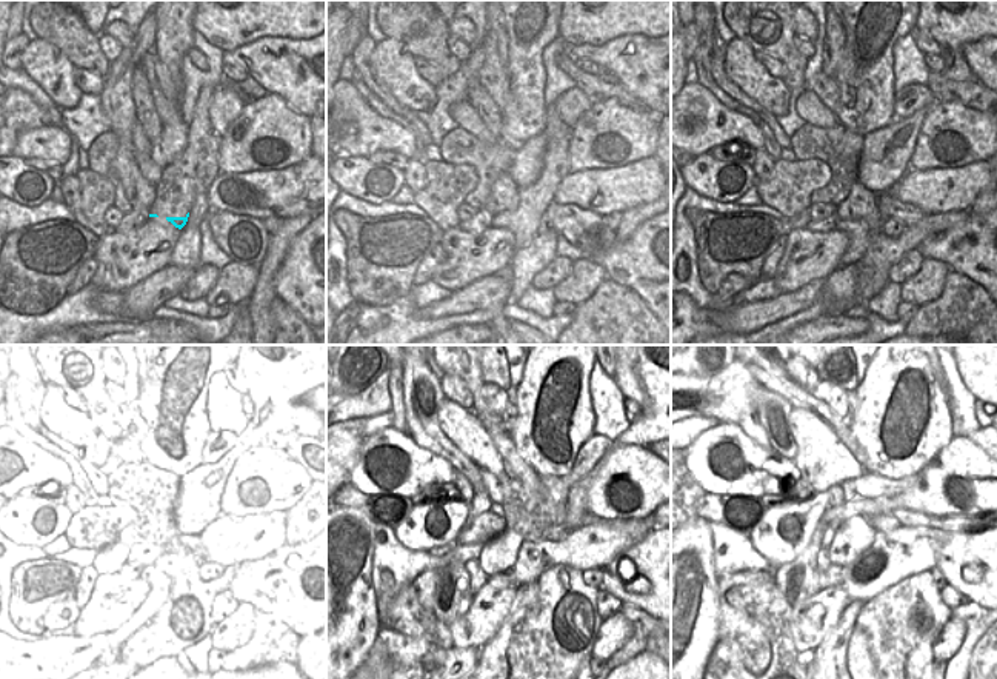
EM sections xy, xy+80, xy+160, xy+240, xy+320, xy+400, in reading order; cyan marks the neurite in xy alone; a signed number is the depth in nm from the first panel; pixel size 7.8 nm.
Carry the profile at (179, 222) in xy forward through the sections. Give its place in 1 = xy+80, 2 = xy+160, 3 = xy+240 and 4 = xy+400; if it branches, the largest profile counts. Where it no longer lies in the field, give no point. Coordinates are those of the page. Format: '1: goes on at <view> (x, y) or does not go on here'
1: goes on at xy+80 (523, 228)
2: goes on at xy+160 (860, 234)
3: goes on at xy+240 (160, 584)
4: goes on at xy+400 (813, 619)

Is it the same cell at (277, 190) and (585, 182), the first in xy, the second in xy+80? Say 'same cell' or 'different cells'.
same cell

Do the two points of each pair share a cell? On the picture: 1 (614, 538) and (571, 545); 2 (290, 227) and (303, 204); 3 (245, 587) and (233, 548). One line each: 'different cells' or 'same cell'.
1: same cell
2: different cells
3: different cells

